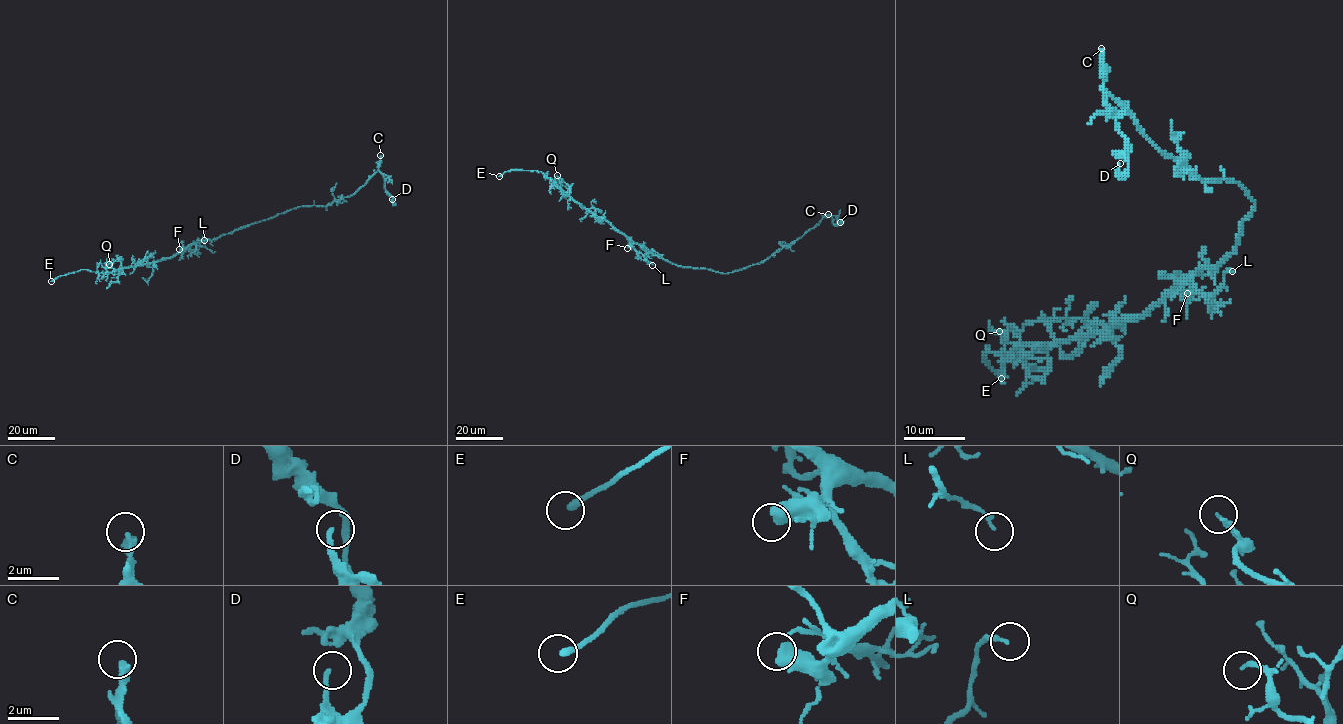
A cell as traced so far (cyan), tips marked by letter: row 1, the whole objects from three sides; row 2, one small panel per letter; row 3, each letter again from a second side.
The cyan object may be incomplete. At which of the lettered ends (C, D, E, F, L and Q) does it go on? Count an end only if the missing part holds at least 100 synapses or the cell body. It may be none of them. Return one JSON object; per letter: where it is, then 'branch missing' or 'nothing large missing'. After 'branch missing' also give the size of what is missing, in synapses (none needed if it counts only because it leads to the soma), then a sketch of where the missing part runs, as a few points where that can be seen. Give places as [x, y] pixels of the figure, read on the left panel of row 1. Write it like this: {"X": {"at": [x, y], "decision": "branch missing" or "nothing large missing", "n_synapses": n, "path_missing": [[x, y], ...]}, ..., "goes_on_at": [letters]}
{"C": {"at": [380, 155], "decision": "nothing large missing"}, "D": {"at": [392, 199], "decision": "nothing large missing"}, "E": {"at": [51, 281], "decision": "branch missing", "path_missing": [[51, 281], [22, 294]]}, "F": {"at": [179, 249], "decision": "nothing large missing"}, "L": {"at": [204, 240], "decision": "nothing large missing"}, "Q": {"at": [109, 264], "decision": "nothing large missing"}, "goes_on_at": ["E"]}

